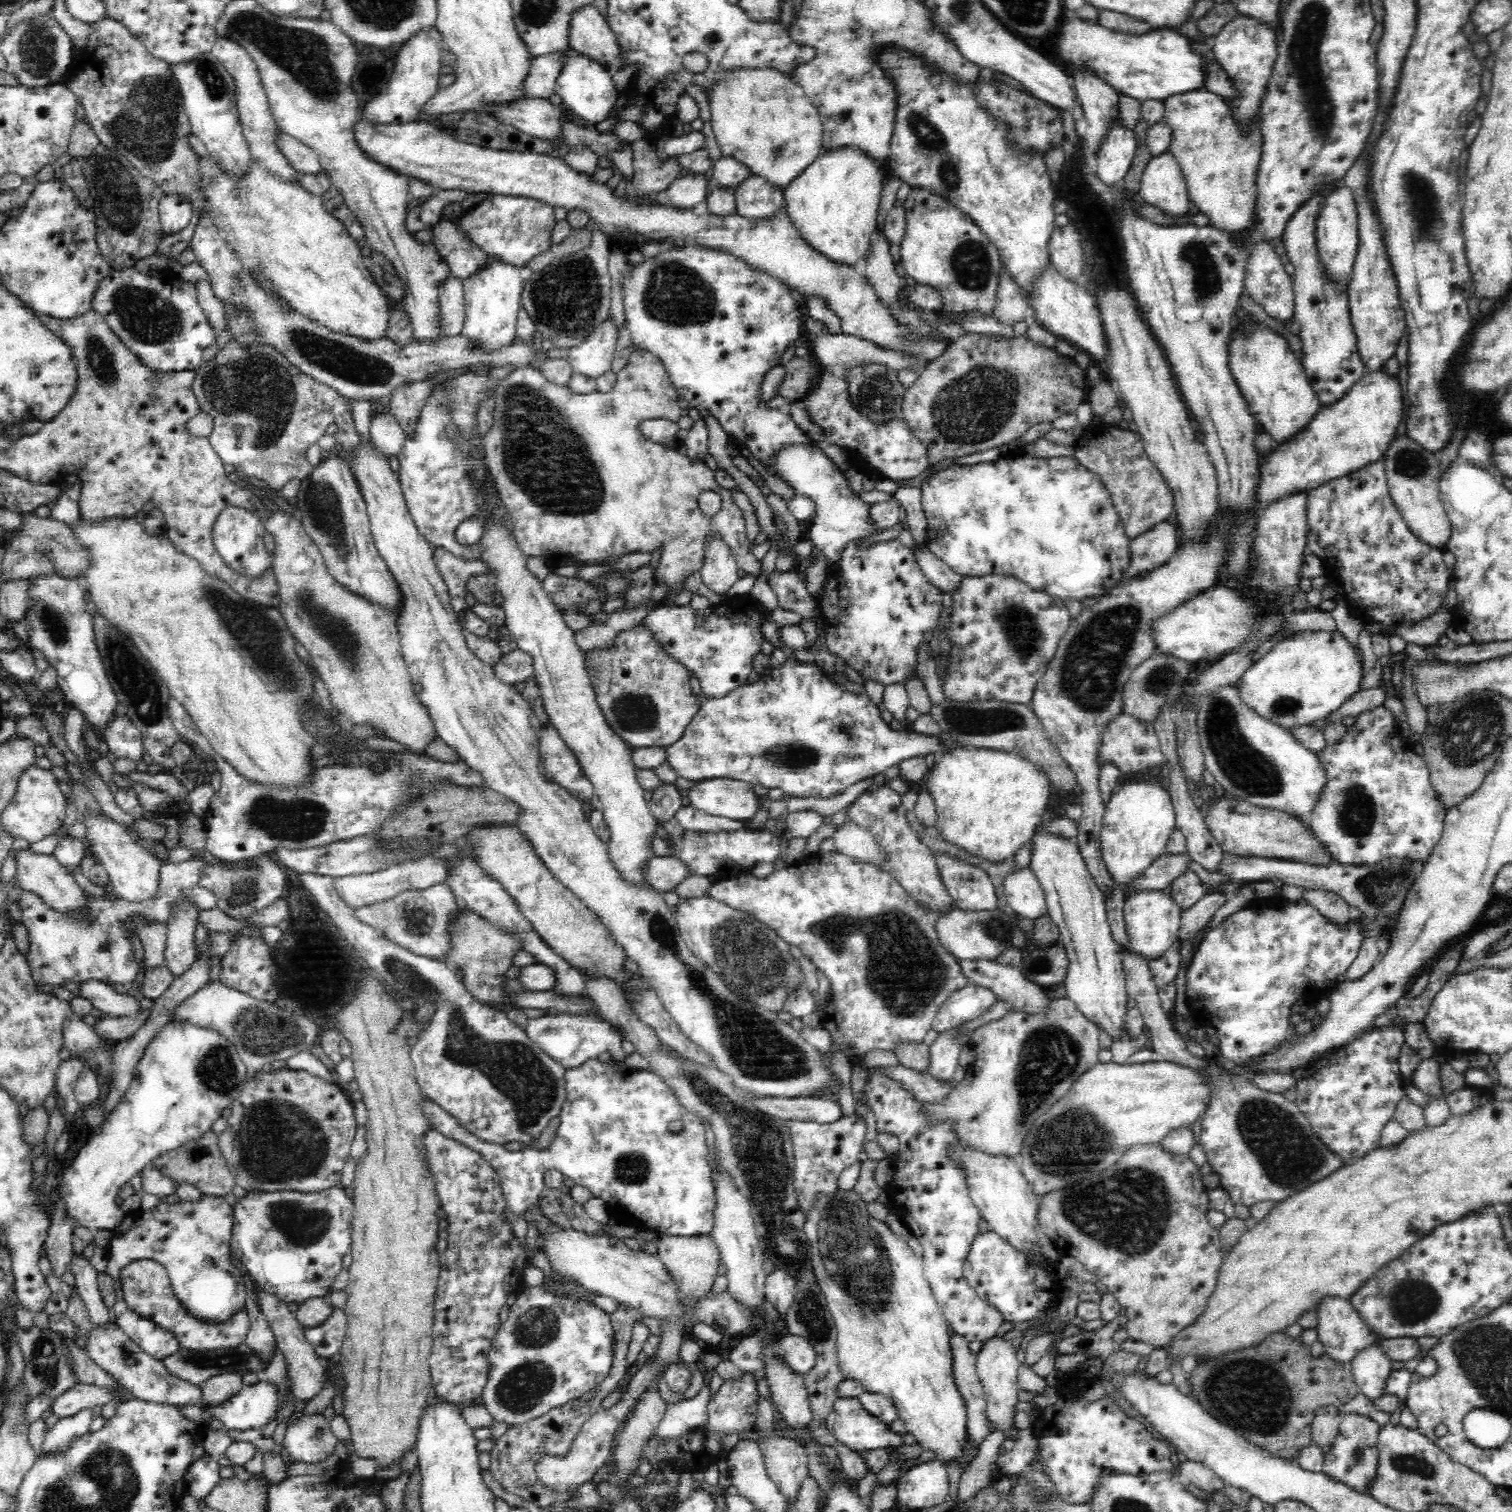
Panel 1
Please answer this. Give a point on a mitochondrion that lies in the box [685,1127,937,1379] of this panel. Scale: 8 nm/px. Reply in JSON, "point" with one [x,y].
{"point":[865,1268]}

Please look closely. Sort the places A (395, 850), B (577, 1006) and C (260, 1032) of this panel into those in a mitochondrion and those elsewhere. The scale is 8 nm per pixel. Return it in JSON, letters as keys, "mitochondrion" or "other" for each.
{"A":"other","B":"other","C":"mitochondrion"}

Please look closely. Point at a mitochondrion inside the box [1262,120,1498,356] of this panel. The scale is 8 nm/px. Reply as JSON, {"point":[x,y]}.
{"point":[1420,195]}

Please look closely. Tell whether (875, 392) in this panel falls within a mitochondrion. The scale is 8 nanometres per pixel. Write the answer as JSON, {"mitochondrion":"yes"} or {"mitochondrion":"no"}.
{"mitochondrion":"yes"}

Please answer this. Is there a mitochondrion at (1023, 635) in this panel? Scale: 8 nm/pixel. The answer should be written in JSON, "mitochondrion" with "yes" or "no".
{"mitochondrion":"yes"}

